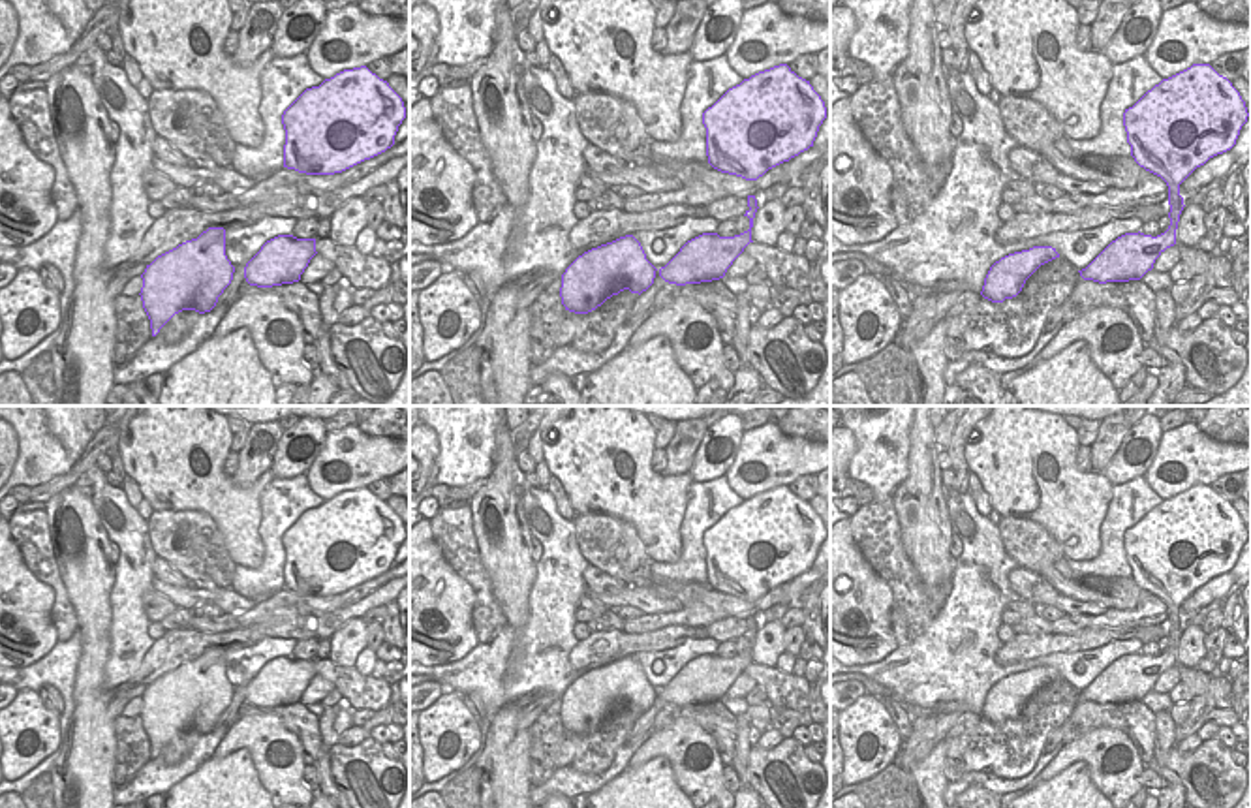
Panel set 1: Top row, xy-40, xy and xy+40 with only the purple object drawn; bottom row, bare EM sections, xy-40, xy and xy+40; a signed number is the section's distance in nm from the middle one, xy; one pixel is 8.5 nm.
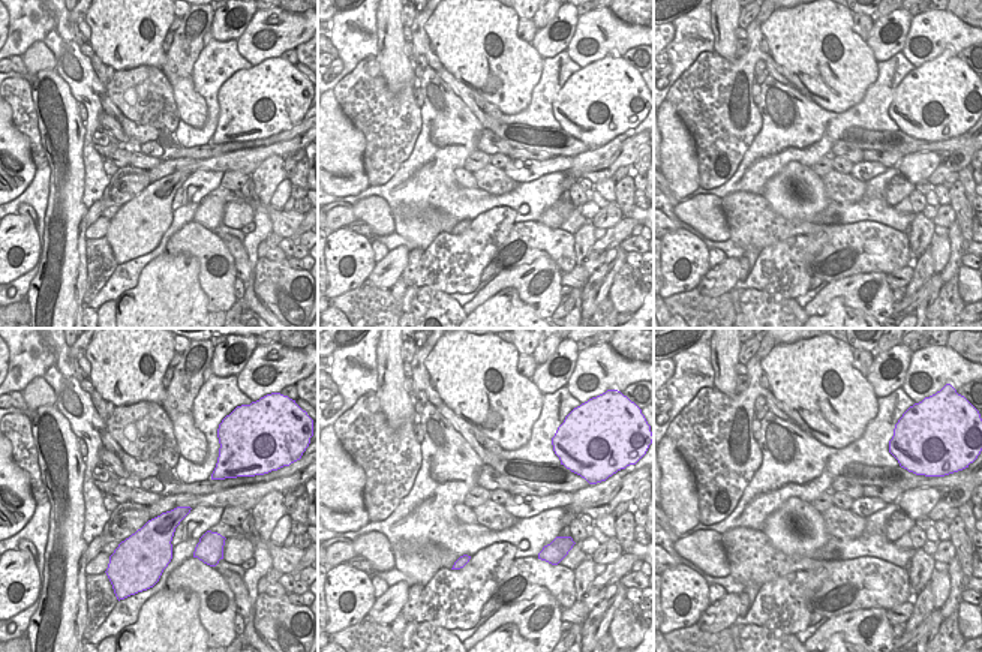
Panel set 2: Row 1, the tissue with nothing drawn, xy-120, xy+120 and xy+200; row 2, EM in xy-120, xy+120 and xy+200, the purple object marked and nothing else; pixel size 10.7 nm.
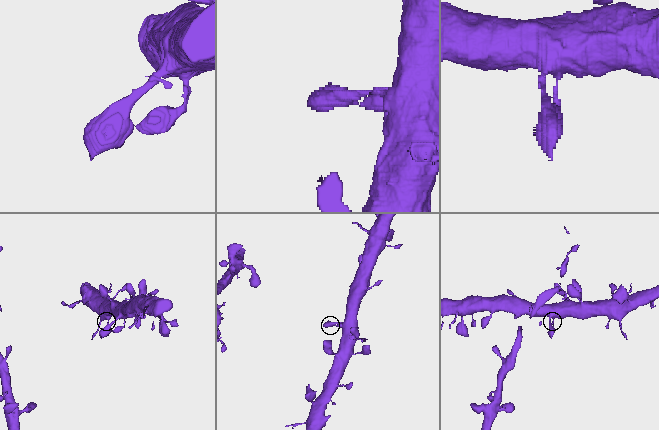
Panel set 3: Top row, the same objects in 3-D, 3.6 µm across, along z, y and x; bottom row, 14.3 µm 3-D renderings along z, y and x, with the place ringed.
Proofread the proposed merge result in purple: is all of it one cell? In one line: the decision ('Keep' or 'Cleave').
Keep

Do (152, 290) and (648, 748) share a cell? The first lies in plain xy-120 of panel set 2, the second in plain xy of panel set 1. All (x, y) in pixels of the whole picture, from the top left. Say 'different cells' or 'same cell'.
different cells

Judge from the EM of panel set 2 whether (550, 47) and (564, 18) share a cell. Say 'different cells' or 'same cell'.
same cell

